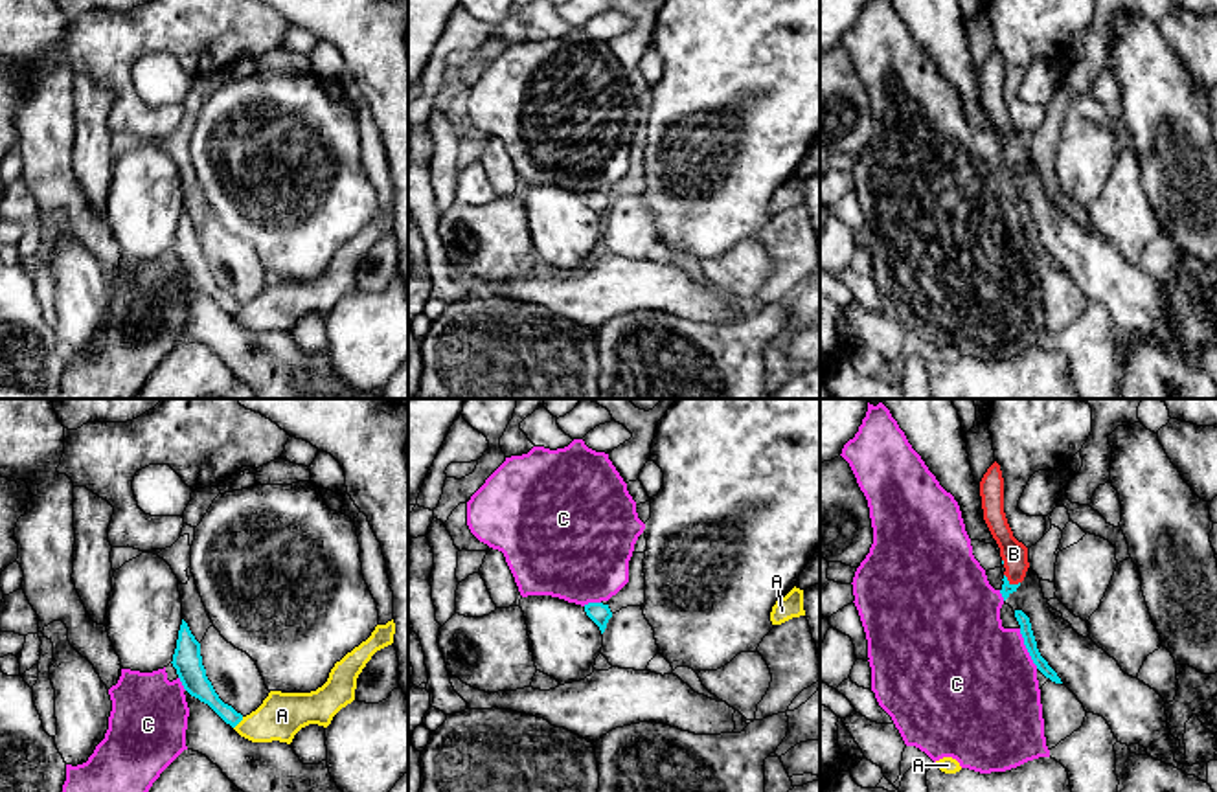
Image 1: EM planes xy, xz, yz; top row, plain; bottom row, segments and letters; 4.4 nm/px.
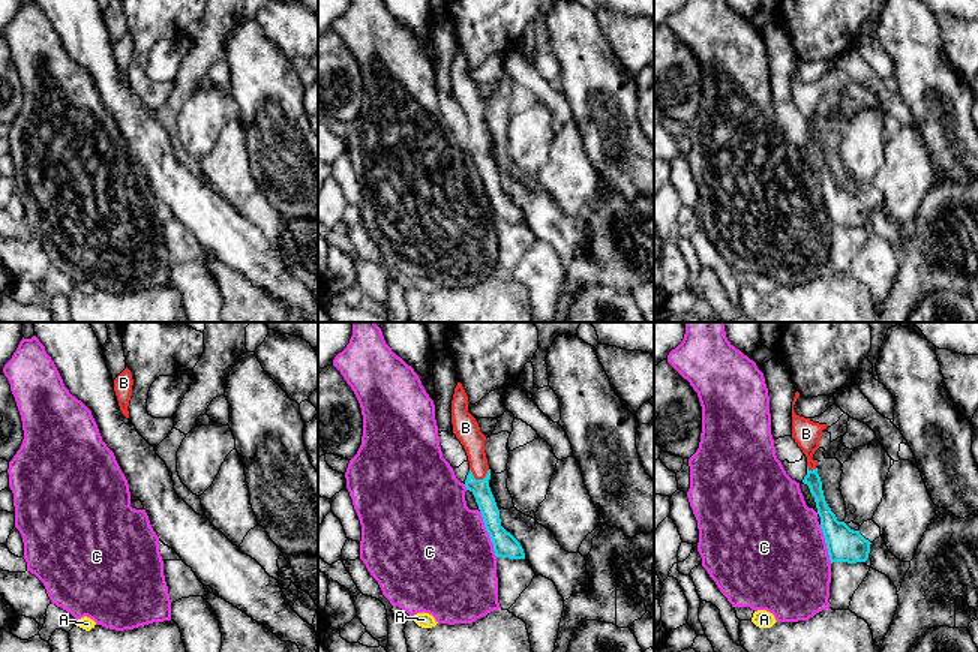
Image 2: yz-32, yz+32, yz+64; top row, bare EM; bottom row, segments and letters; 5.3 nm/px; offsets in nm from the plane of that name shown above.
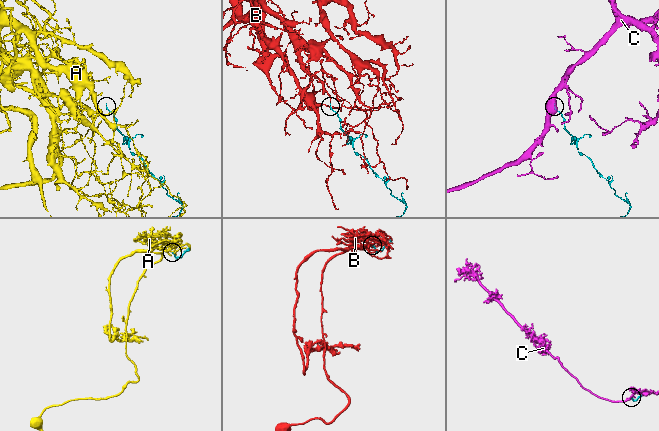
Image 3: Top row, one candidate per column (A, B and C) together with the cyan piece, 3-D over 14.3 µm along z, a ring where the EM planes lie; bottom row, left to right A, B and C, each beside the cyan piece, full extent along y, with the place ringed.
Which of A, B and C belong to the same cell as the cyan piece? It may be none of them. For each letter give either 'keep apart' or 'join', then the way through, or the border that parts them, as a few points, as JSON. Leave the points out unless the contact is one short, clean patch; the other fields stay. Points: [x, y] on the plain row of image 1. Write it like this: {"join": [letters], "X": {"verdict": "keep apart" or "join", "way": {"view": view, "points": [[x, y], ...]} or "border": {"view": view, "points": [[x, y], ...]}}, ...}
{"join": ["B"], "A": {"verdict": "keep apart"}, "B": {"verdict": "join", "way": {"view": "yz", "points": [[1008, 177], [1012, 173], [1013, 142]]}}, "C": {"verdict": "keep apart"}}

